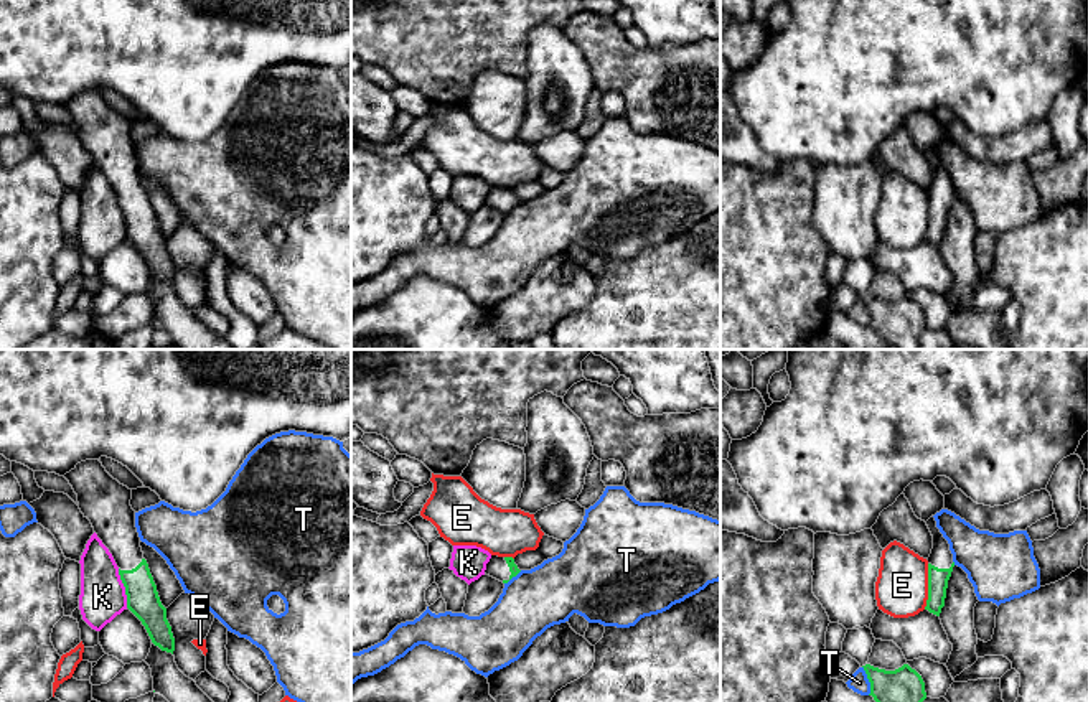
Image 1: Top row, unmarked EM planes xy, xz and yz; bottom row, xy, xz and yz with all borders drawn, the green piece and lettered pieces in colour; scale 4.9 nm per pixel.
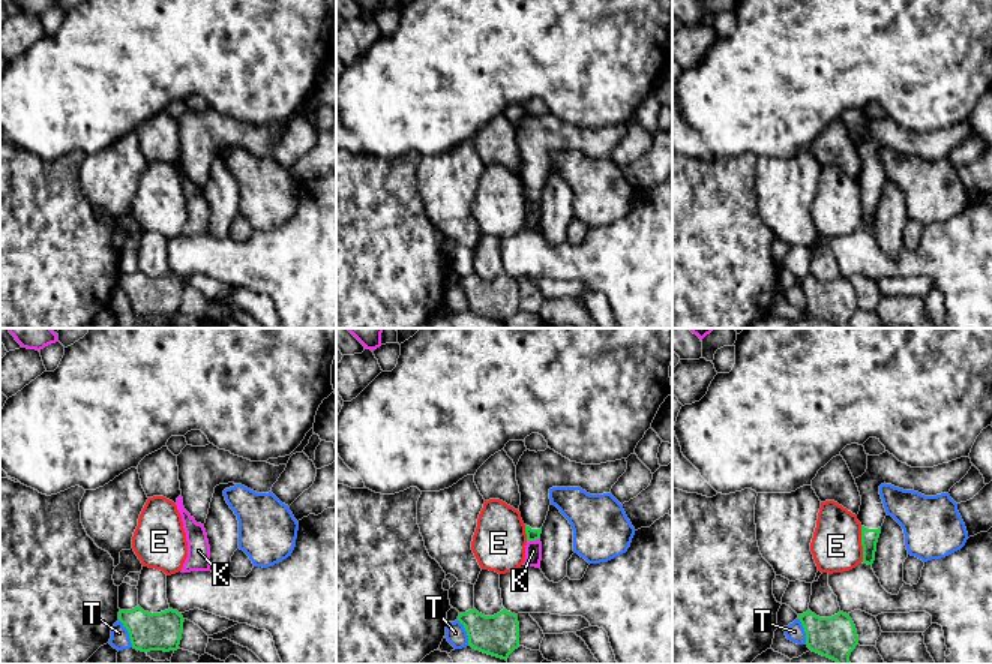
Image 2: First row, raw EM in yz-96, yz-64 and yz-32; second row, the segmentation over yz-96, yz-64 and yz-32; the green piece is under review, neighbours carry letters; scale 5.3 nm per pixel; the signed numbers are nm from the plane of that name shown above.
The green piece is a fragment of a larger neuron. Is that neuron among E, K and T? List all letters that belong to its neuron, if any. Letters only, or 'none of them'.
none of them

